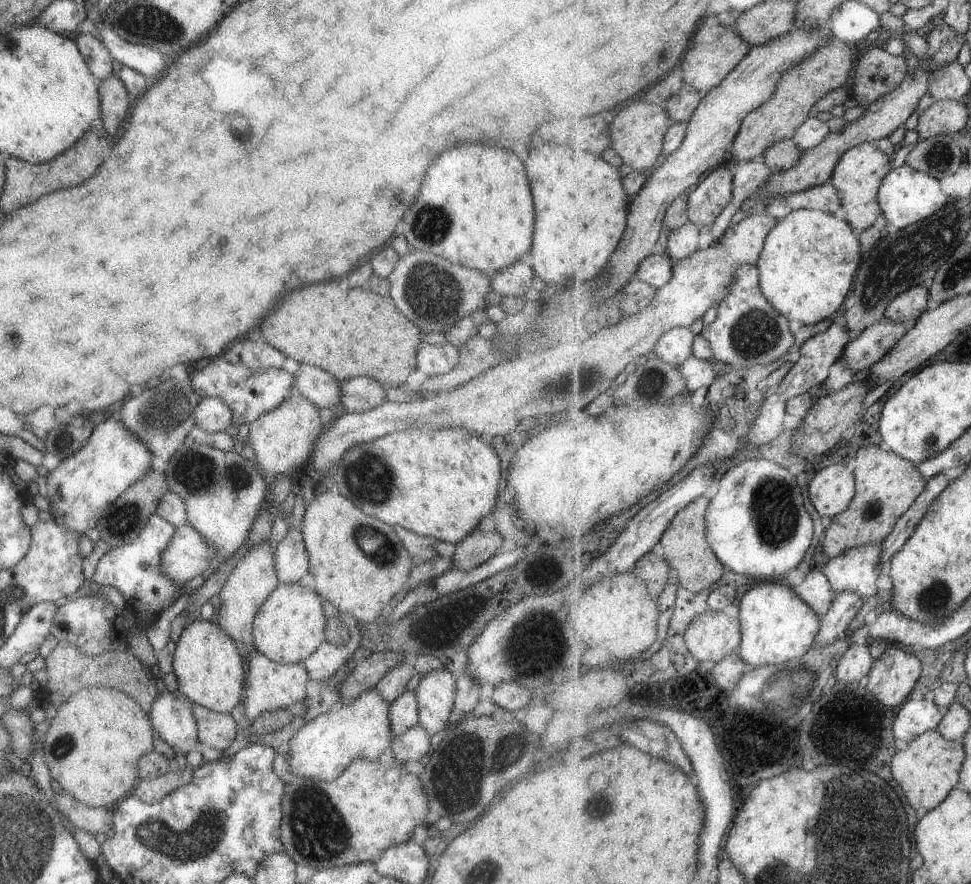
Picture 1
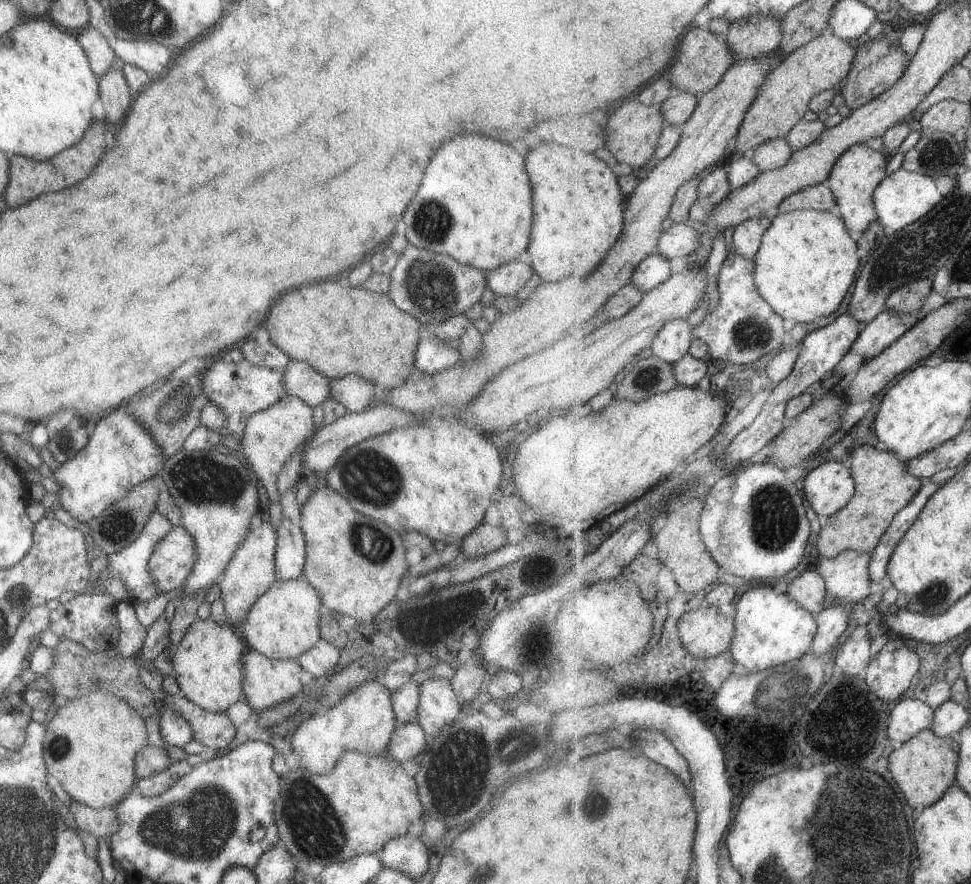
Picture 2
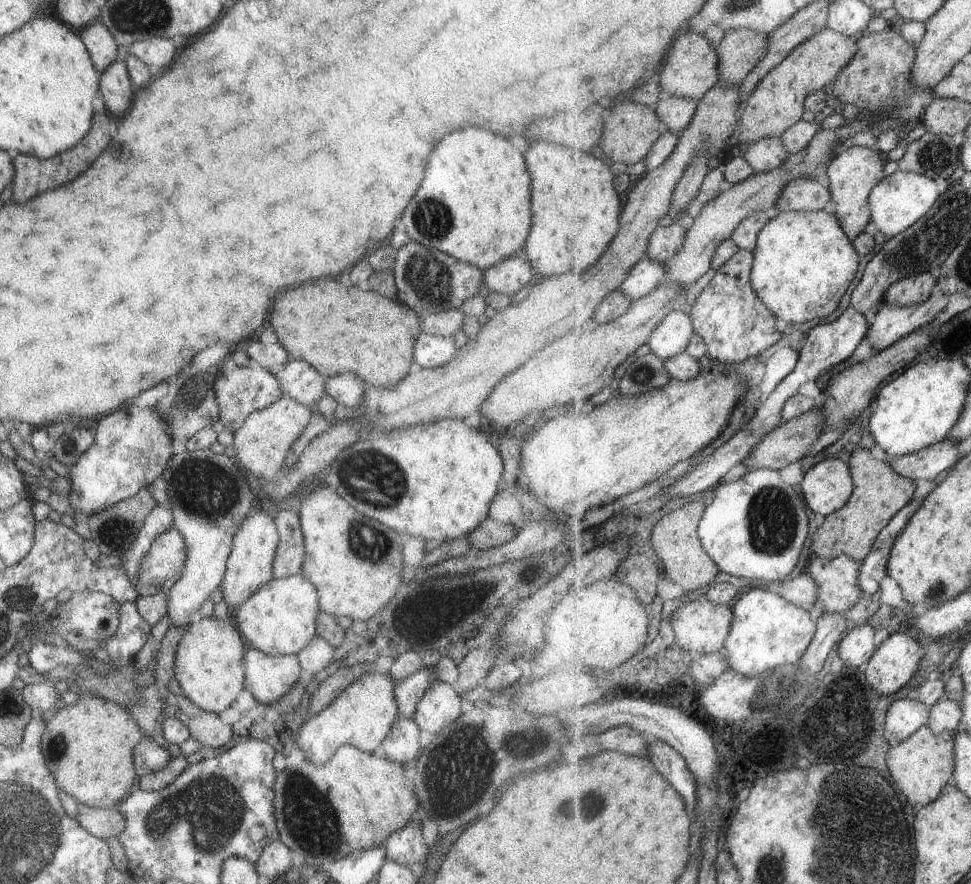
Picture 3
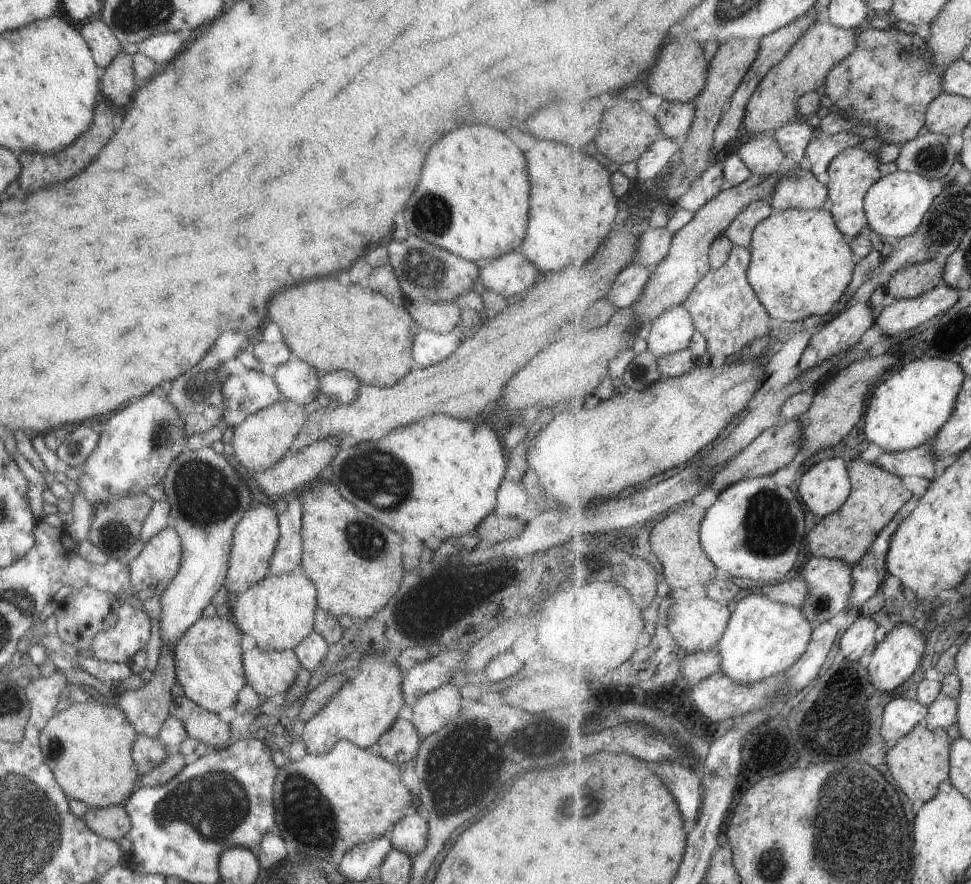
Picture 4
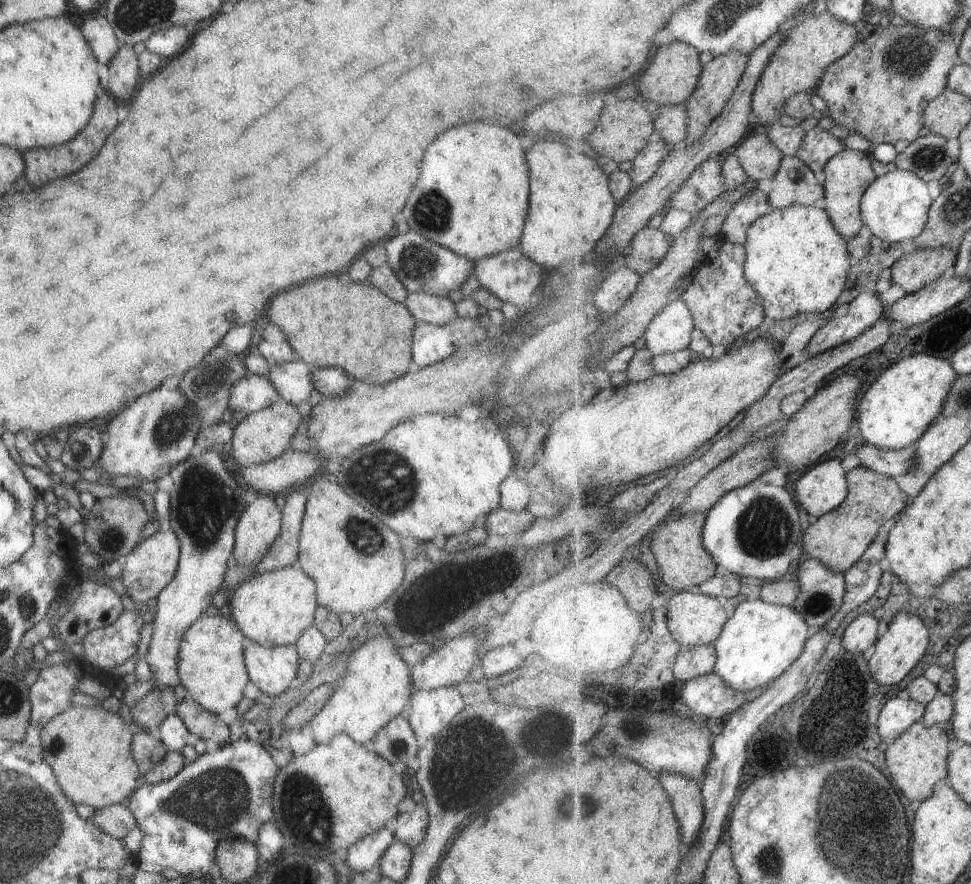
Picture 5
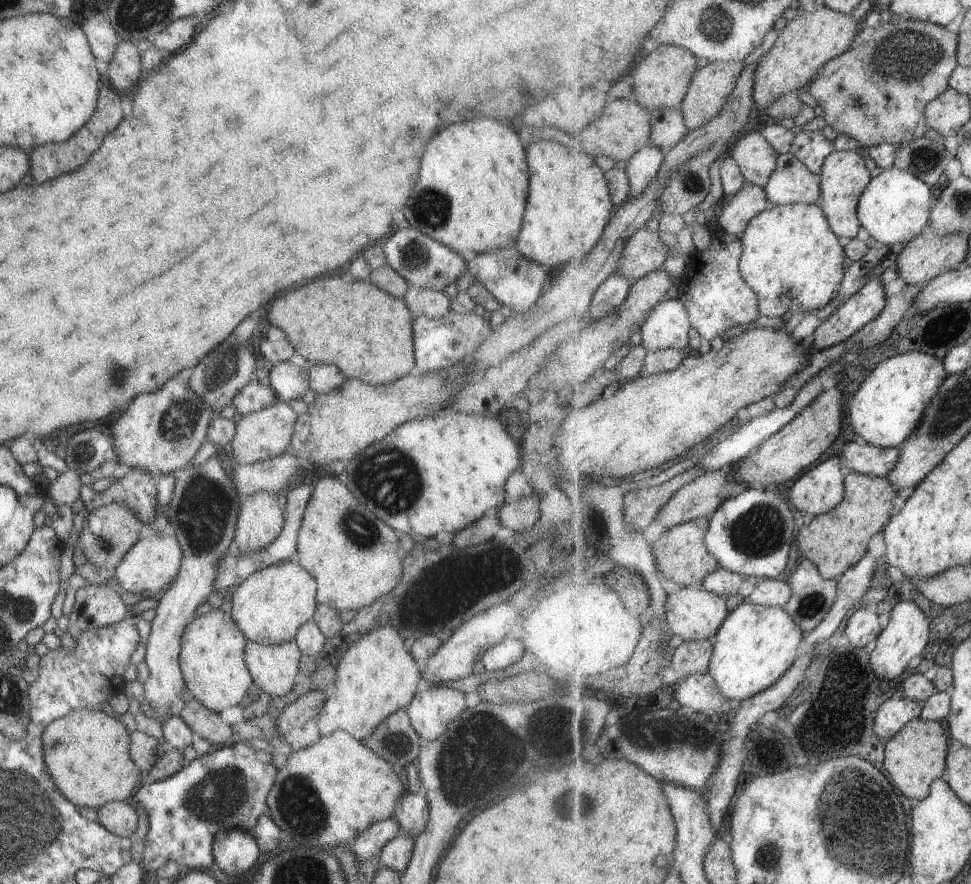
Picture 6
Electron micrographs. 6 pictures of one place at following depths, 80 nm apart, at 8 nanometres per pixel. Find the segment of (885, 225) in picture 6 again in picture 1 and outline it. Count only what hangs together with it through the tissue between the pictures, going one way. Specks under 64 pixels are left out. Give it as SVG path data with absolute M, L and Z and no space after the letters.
M906 164L899 167L884 179L880 192L877 192L881 209L884 210L884 217L890 226L890 230L908 228L910 225L918 224L928 220L935 212L940 212L950 198L941 190L939 180L929 174L919 172Z

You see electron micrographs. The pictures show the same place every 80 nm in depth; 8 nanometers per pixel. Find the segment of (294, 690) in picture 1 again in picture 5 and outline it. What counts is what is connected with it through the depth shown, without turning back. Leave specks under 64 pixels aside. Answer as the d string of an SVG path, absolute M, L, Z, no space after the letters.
M254 644L242 650L242 660L248 681L260 693L276 698L290 686L300 659L295 644L274 648Z

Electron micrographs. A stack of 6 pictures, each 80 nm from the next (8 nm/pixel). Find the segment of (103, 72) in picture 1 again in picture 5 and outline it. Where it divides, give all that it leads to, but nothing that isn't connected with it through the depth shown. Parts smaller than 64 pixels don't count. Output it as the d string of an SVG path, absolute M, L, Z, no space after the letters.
M89 16L85 19L80 27L81 35L96 63L107 65L121 44L116 40L109 22L103 16Z

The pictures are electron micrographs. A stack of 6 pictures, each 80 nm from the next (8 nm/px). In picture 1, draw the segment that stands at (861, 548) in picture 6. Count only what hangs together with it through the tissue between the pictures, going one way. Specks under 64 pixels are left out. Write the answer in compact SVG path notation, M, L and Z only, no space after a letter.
M879 445L861 447L854 458L852 469L856 475L856 498L852 500L847 510L831 519L824 540L824 554L831 559L852 548L884 541L893 532L899 519L916 503L917 497L921 496L928 487L928 480L917 463L901 458L891 450L885 451Z

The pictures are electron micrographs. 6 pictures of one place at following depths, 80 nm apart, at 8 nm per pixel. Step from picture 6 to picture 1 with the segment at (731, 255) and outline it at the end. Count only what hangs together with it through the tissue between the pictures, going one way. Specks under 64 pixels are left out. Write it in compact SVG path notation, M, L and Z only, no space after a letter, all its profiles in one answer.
M741 264L737 268L733 284L729 286L729 296L718 308L715 320L705 326L700 335L709 340L715 361L733 368L754 368L784 360L787 350L795 344L788 318L761 292L760 272L756 265L751 264Z

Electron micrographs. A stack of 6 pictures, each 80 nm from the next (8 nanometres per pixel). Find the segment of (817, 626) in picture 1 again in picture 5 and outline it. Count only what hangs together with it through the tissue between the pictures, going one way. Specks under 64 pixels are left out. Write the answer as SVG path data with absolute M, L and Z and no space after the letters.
M748 598L730 613L721 636L714 643L717 654L715 674L719 674L735 692L744 693L755 688L763 690L796 664L795 660L803 655L813 635L814 630L795 607Z

